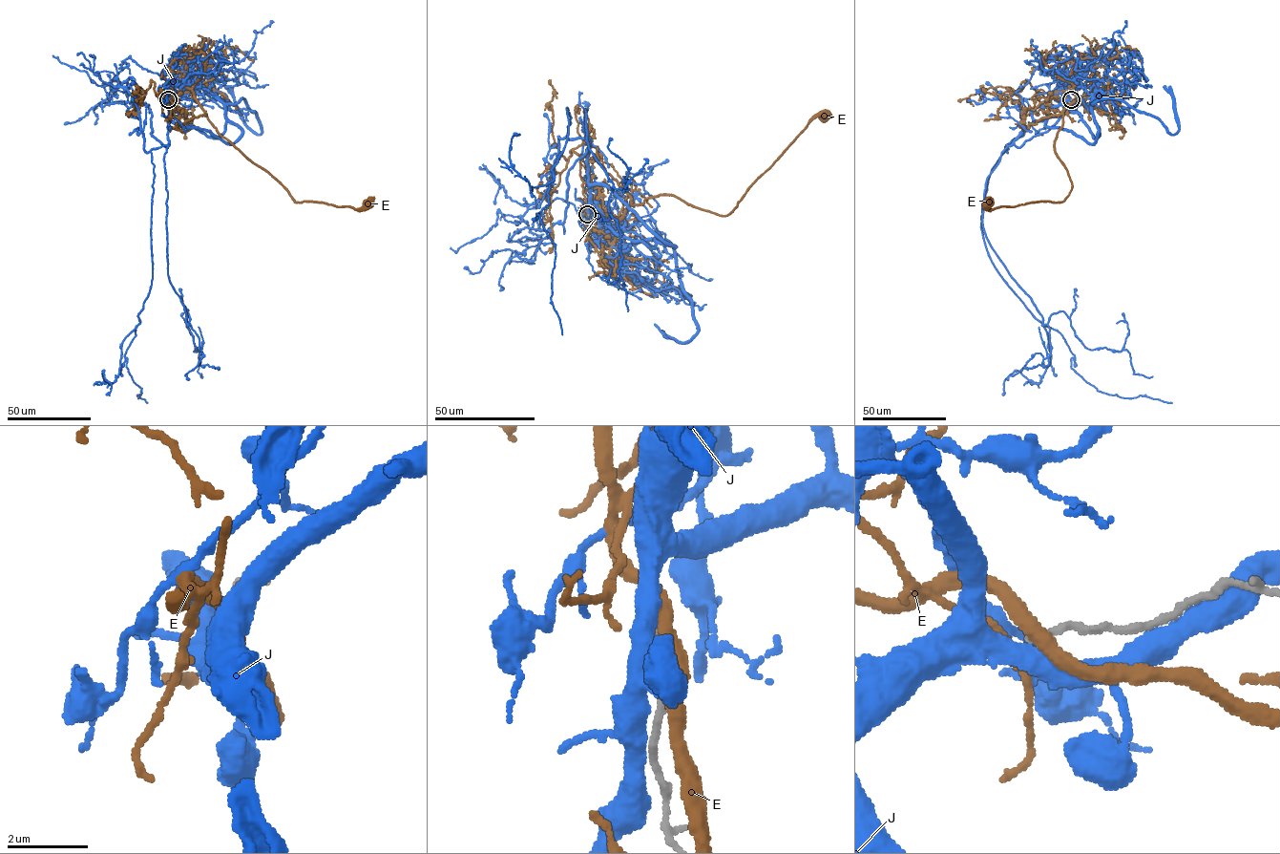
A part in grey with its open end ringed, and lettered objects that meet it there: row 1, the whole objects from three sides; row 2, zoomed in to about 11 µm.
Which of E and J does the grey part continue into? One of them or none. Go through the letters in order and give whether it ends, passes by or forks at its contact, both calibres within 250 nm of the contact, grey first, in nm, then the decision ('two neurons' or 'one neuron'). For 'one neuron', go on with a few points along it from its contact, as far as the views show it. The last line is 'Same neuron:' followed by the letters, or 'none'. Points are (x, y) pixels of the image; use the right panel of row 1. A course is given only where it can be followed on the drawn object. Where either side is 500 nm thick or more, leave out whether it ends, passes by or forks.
E: it passes by; 220 nm thick on the grey side, 400 nm on the other; two neurons
J: it passes by; 190 nm thick on the grey side, 480 nm on the other; two neurons
Same neuron: none

